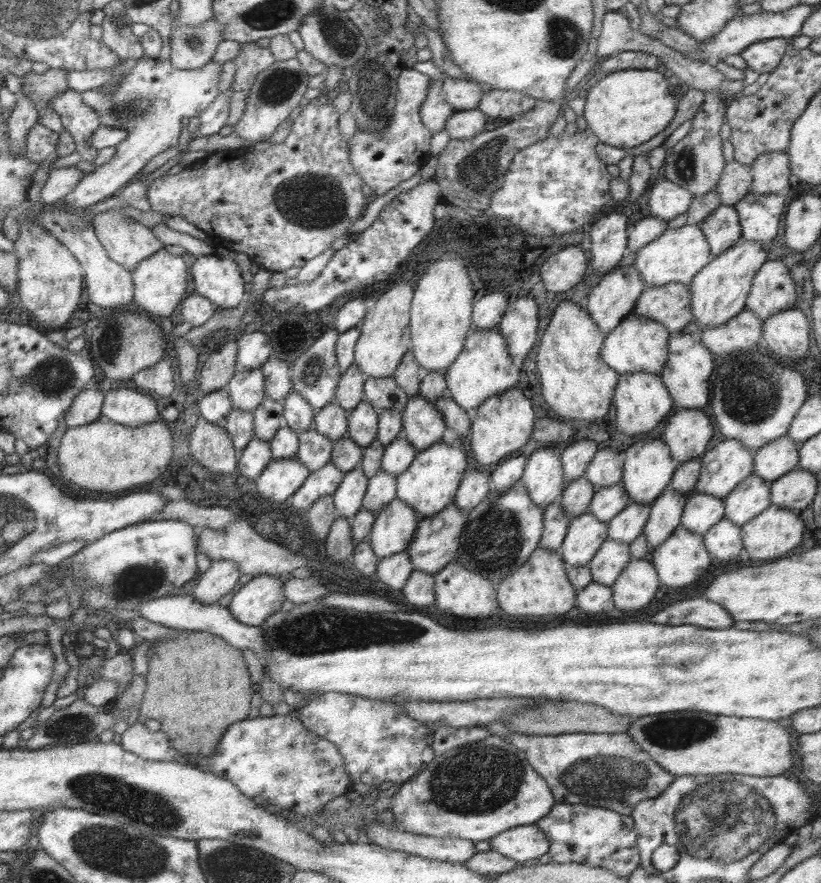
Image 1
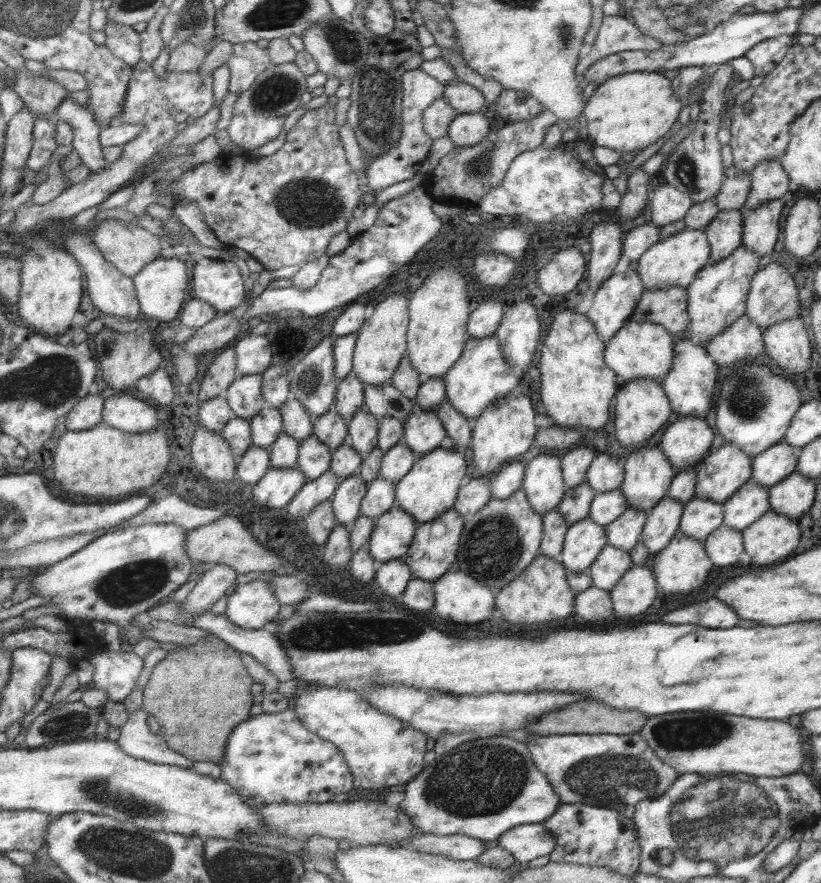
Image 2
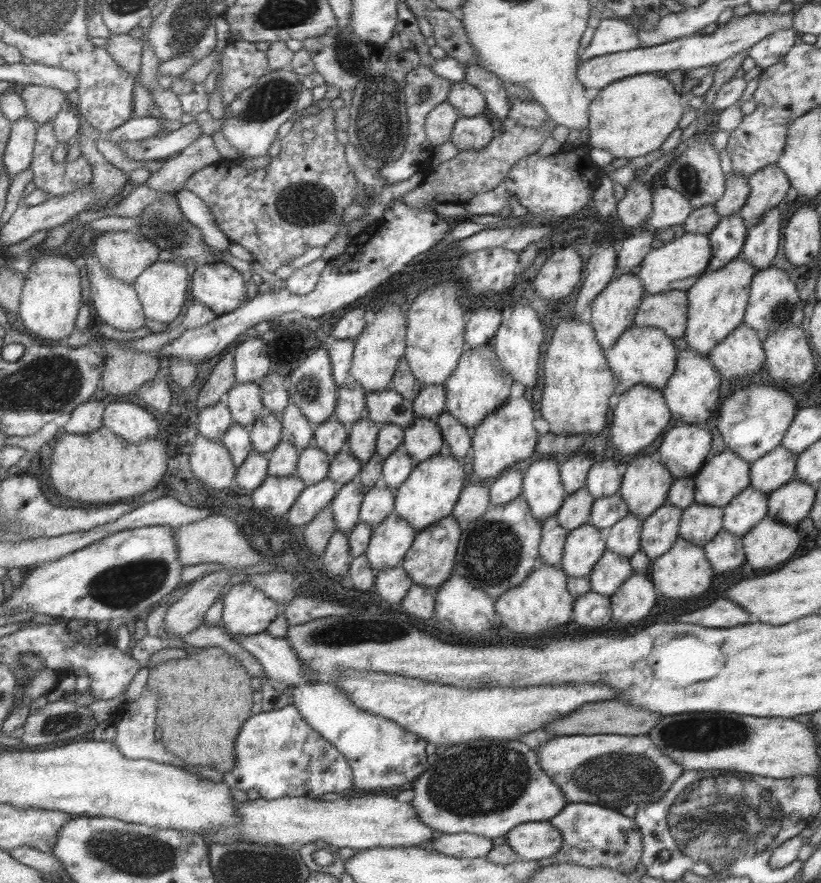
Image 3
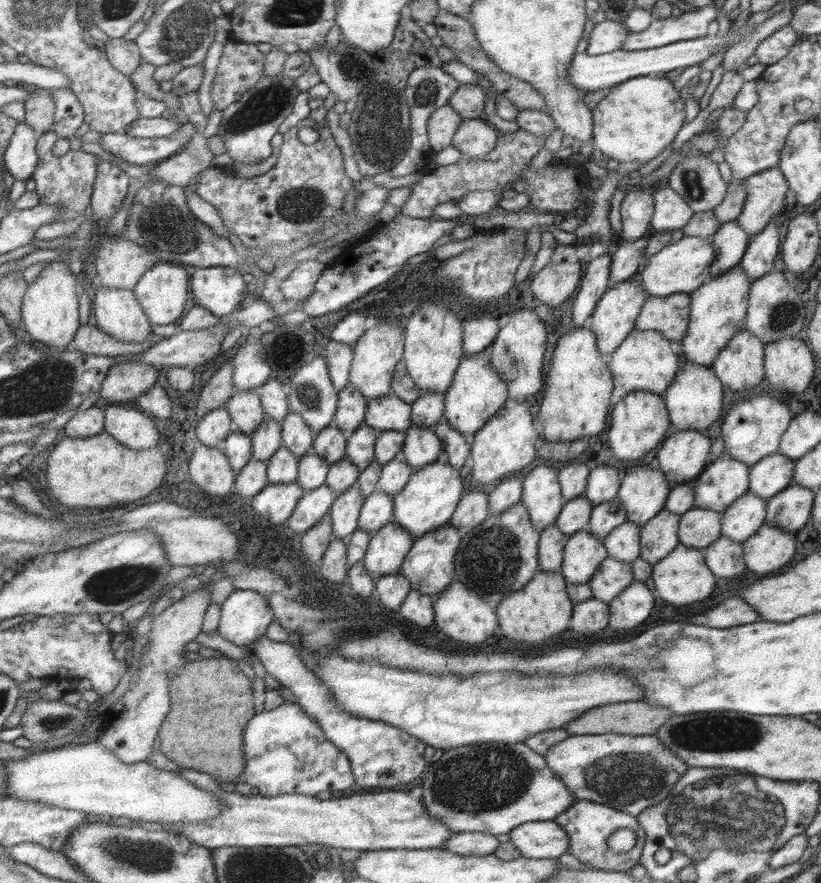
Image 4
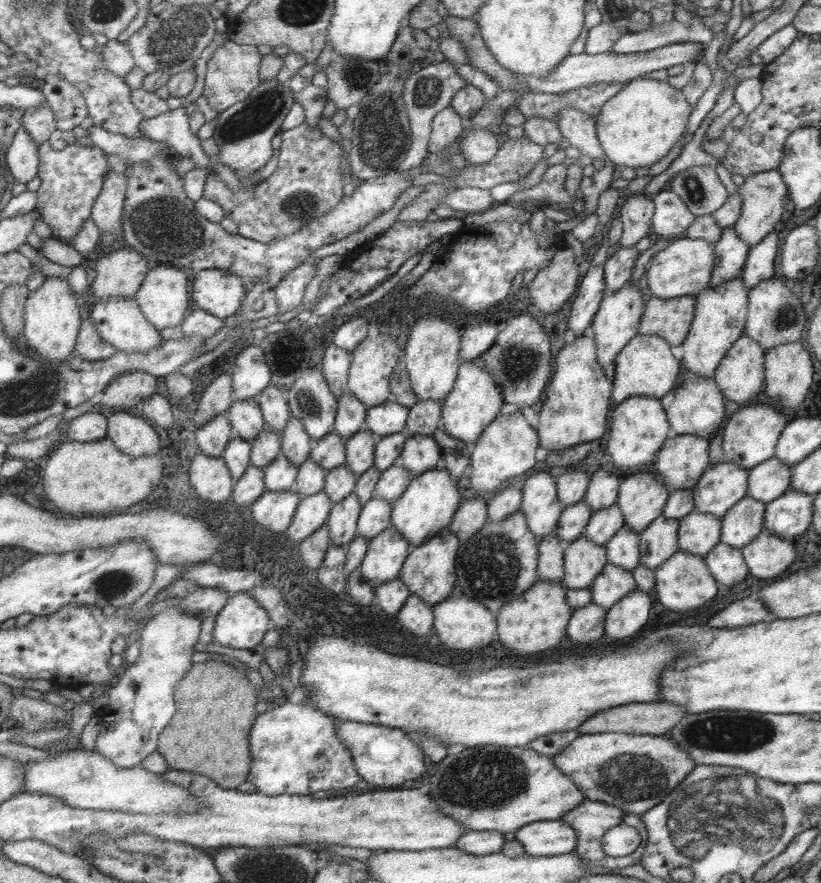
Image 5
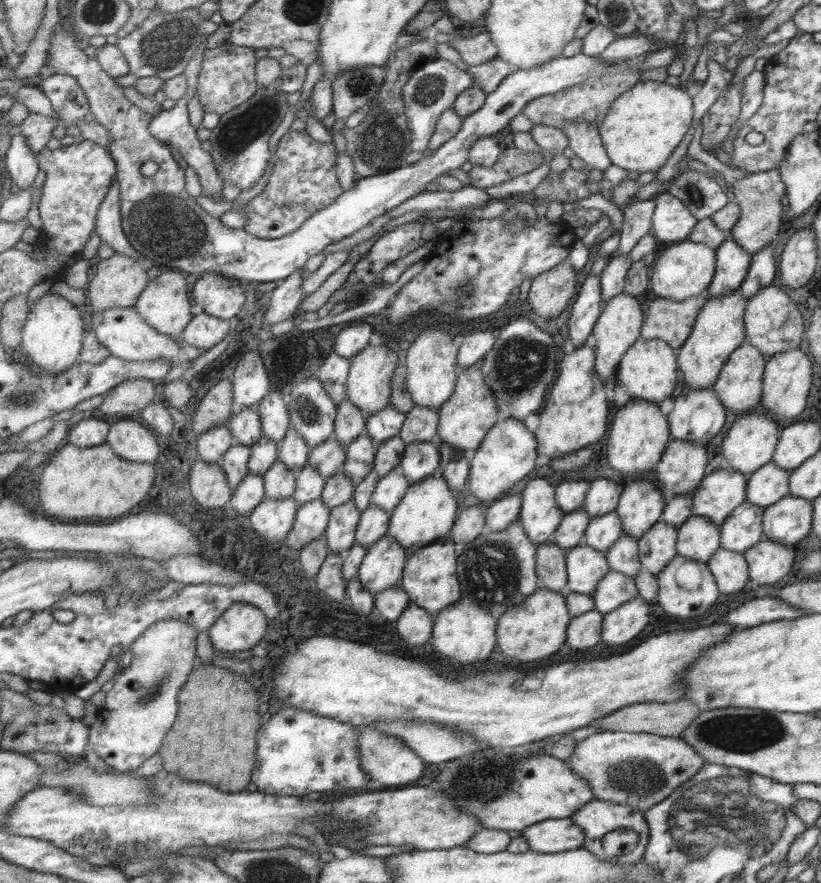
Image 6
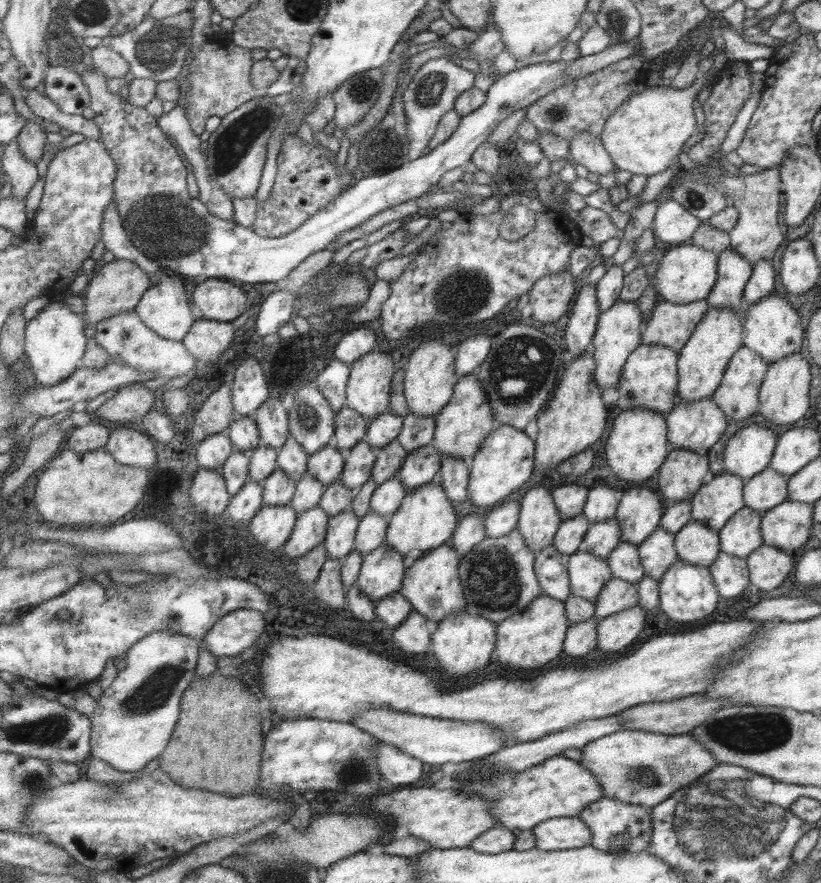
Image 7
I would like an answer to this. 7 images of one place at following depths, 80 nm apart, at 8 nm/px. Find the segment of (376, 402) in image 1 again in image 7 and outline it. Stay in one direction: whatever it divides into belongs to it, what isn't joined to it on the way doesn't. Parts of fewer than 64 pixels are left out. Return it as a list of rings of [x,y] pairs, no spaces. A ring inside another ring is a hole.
[[[389,412],[373,417],[367,421],[364,442],[373,450],[385,448],[399,435],[402,428],[402,416]]]

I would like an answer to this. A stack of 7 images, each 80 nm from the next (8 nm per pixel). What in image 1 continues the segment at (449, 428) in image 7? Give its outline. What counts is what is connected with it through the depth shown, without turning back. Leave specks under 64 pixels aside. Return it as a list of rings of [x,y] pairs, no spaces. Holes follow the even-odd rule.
[[[497,326],[485,330],[473,328],[467,333],[461,352],[453,363],[446,368],[444,374],[446,383],[445,398],[461,406],[463,411],[479,408],[483,400],[489,396],[497,396],[505,390],[517,387],[519,364],[511,360],[505,337]]]

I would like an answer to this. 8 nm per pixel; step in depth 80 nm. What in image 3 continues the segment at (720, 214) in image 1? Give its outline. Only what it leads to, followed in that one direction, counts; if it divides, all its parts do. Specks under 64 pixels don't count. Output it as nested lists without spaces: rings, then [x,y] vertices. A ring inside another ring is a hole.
[[[737,214],[719,217],[717,224],[708,232],[711,258],[708,269],[716,269],[740,254],[747,226]]]

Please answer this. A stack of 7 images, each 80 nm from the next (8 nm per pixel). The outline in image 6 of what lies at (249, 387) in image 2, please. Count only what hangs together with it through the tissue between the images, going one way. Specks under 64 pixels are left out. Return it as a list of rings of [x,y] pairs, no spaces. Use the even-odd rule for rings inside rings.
[[[255,407],[234,409],[226,428],[238,444],[251,447],[261,438],[261,423]]]

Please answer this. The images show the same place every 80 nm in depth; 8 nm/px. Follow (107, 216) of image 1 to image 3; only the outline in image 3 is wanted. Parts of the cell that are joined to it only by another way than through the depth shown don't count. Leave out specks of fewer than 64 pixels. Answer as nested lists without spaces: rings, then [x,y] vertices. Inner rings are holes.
[[[101,225],[101,235],[93,241],[91,247],[100,265],[114,276],[114,279],[132,284],[142,270],[160,259],[161,250],[139,231],[107,231]]]

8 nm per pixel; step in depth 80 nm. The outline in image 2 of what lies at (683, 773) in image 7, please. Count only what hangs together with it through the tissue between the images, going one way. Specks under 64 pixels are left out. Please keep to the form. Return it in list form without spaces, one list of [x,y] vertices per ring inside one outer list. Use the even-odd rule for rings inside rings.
[[[565,733],[562,735],[533,735],[529,741],[523,742],[529,751],[535,768],[545,775],[553,792],[563,804],[583,803],[597,808],[610,808],[622,812],[631,818],[635,805],[643,799],[654,799],[661,796],[669,785],[678,777],[676,770],[655,756],[645,740],[641,740],[639,734],[619,734],[613,736],[609,733],[597,733],[596,735],[581,733]]]

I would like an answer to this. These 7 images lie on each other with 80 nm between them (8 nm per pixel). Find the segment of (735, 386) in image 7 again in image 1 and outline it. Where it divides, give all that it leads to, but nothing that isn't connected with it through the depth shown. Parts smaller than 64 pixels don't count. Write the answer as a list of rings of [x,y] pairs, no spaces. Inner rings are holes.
[[[744,308],[723,324],[701,329],[700,341],[713,356],[733,355],[756,348],[761,327],[758,316]]]

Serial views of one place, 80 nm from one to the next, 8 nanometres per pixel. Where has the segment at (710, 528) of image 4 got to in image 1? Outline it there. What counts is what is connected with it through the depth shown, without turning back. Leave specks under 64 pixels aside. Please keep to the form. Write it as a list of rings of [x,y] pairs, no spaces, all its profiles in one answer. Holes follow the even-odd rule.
[[[693,492],[686,497],[680,526],[702,536],[713,527],[713,524],[717,524],[722,519],[724,519],[722,498]]]

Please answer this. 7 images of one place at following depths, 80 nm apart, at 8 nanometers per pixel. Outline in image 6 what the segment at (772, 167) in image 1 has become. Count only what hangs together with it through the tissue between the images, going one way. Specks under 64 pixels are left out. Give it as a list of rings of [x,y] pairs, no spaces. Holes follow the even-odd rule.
[[[778,169],[747,174],[731,185],[734,194],[733,200],[739,207],[740,215],[729,232],[732,234],[732,239],[751,256],[763,245],[769,245],[777,240],[777,230],[781,224],[779,216],[783,214],[779,199],[786,196],[786,188],[780,180]]]

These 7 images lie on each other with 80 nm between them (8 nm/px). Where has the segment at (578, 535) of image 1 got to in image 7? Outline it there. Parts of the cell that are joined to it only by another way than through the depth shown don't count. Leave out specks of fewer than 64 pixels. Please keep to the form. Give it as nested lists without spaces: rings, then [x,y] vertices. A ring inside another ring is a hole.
[[[577,549],[566,564],[570,594],[595,602],[601,587],[612,576],[605,560]]]

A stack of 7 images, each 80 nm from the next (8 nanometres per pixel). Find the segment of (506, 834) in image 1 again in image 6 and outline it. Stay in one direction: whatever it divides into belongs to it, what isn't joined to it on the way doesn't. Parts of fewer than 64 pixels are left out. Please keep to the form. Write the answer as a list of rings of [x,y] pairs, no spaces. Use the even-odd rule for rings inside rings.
[[[570,817],[531,823],[520,835],[527,841],[529,851],[543,854],[573,851],[583,846],[582,830]]]

